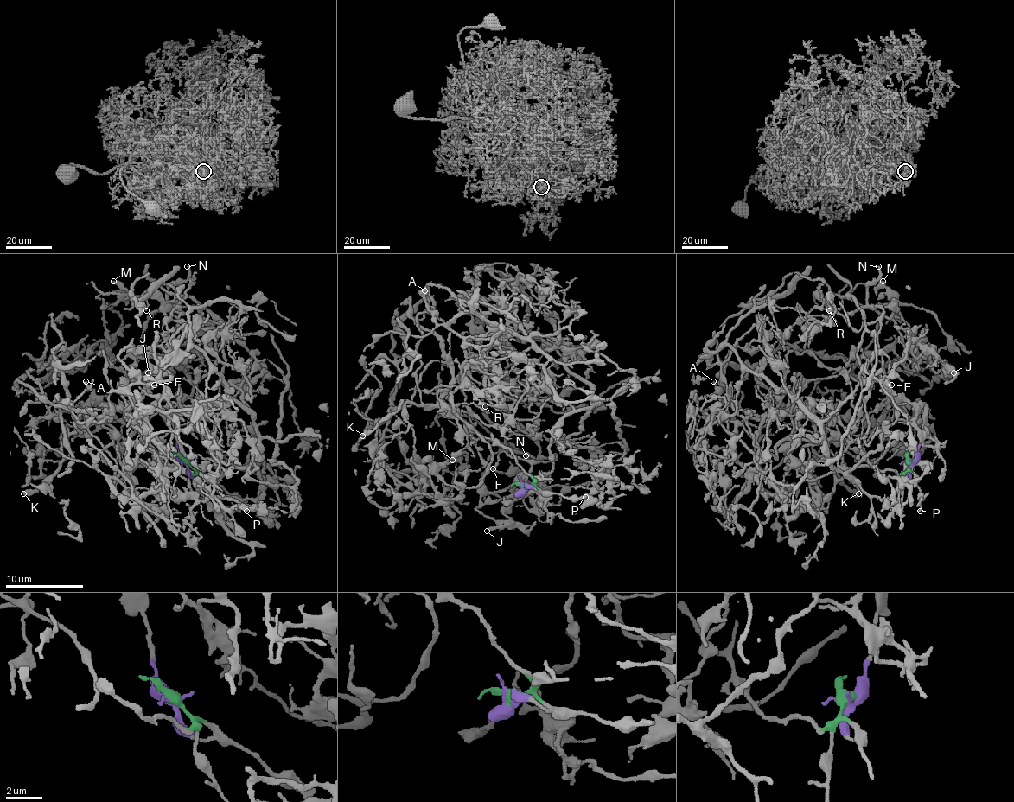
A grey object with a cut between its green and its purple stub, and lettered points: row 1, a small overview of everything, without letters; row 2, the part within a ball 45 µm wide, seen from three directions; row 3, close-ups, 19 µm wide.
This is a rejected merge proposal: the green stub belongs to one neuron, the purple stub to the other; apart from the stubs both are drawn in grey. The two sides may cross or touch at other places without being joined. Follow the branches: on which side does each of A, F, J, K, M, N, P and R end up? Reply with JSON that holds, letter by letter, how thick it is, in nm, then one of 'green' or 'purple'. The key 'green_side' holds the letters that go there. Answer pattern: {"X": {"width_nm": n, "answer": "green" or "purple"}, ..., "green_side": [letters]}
{"A": {"width_nm": 180, "answer": "green"}, "F": {"width_nm": 220, "answer": "purple"}, "J": {"width_nm": 280, "answer": "purple"}, "K": {"width_nm": 500, "answer": "green"}, "M": {"width_nm": 420, "answer": "purple"}, "N": {"width_nm": 220, "answer": "purple"}, "P": {"width_nm": 240, "answer": "green"}, "R": {"width_nm": 130, "answer": "purple"}, "green_side": ["A", "K", "P"]}

